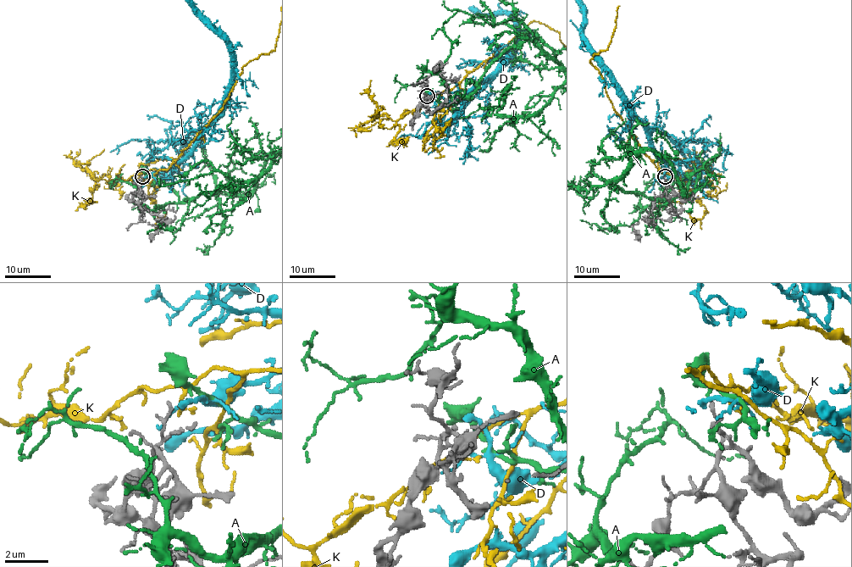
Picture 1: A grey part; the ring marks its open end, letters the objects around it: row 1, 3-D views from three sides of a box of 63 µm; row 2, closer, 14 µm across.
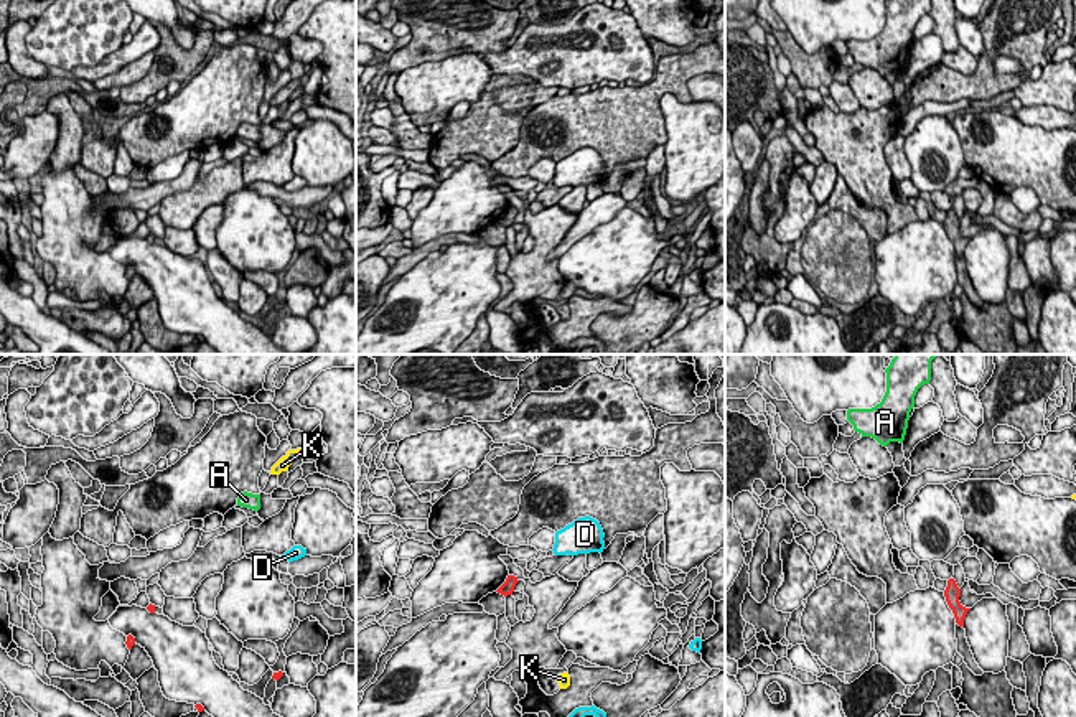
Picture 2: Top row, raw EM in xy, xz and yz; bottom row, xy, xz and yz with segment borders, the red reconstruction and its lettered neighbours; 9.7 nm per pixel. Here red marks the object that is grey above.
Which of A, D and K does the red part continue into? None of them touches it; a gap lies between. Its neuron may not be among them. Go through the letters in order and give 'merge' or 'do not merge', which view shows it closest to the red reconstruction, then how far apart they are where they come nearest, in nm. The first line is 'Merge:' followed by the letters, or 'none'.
Merge: K
A: do not merge; nearest in xy; 1250 nm apart
D: do not merge; nearest in xz; 440 nm apart
K: merge; nearest in xz; 900 nm apart

